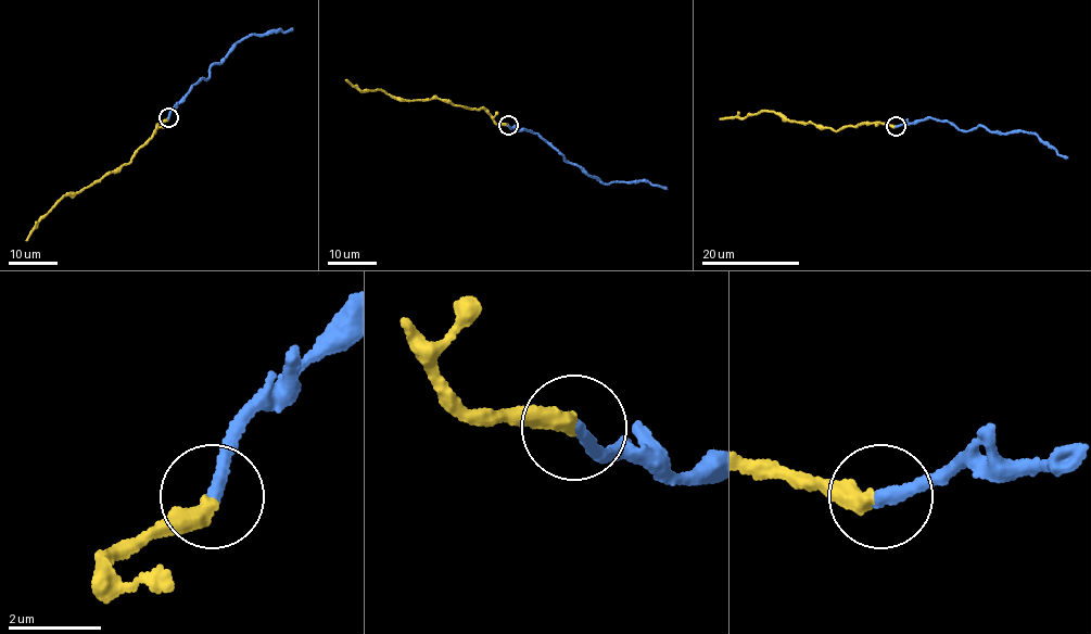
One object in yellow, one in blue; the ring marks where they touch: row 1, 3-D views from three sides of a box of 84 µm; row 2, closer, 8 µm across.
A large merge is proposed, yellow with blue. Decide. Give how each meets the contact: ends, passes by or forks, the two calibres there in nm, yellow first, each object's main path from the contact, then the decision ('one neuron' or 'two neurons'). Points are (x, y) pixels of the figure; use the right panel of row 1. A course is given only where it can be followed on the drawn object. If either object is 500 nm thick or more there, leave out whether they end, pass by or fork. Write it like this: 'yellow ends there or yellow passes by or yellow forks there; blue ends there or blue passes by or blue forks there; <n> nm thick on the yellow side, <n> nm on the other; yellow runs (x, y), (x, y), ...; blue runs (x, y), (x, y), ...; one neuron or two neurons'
yellow ends there; blue ends there; 400 nm thick on the yellow side, 280 nm on the other; yellow runs (895, 126), (865, 122), (836, 130), (789, 121), (765, 110), (743, 117), (720, 118); blue runs (896, 126), (930, 118), (952, 123), (960, 129), (969, 130), (979, 126), (1005, 134), (1034, 134), (1067, 157); two neurons

